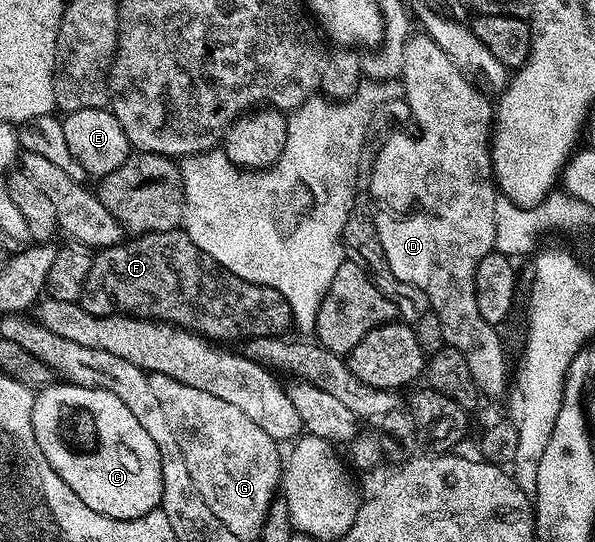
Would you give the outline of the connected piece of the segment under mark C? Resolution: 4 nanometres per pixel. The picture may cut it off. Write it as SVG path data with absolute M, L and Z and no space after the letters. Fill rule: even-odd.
M53 383L36 393L34 439L58 475L86 503L110 519L138 519L160 508L162 455L130 407L105 389Z

